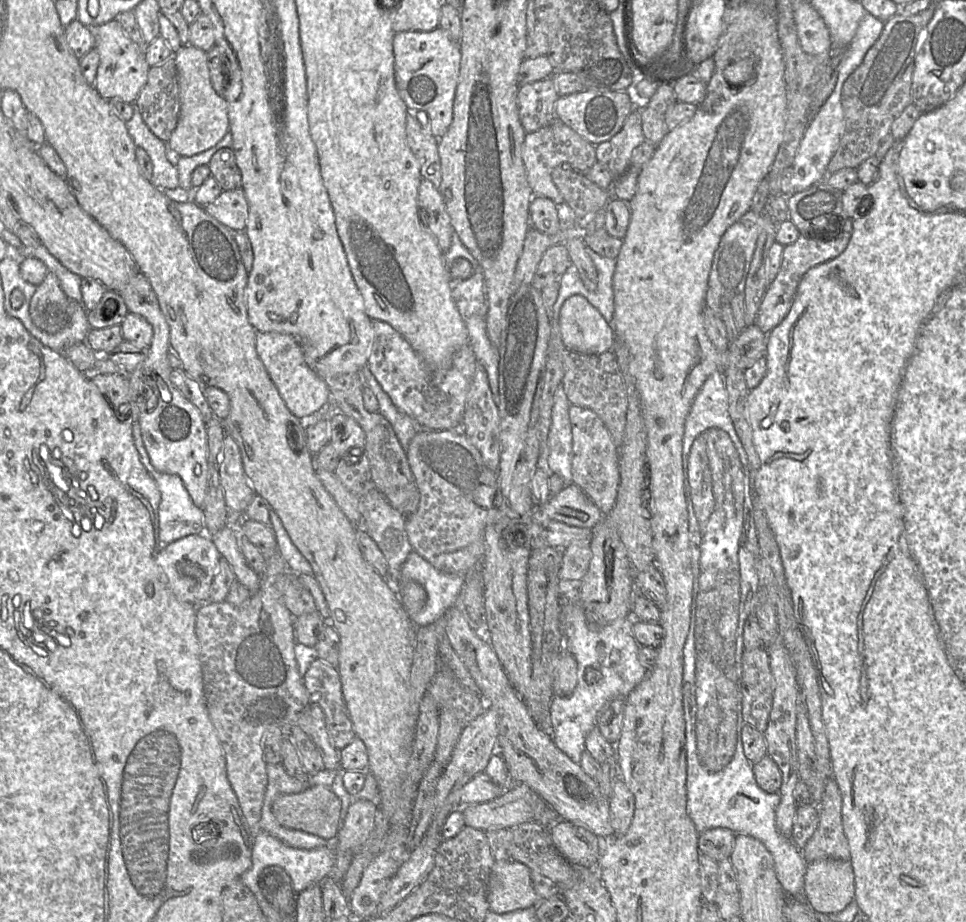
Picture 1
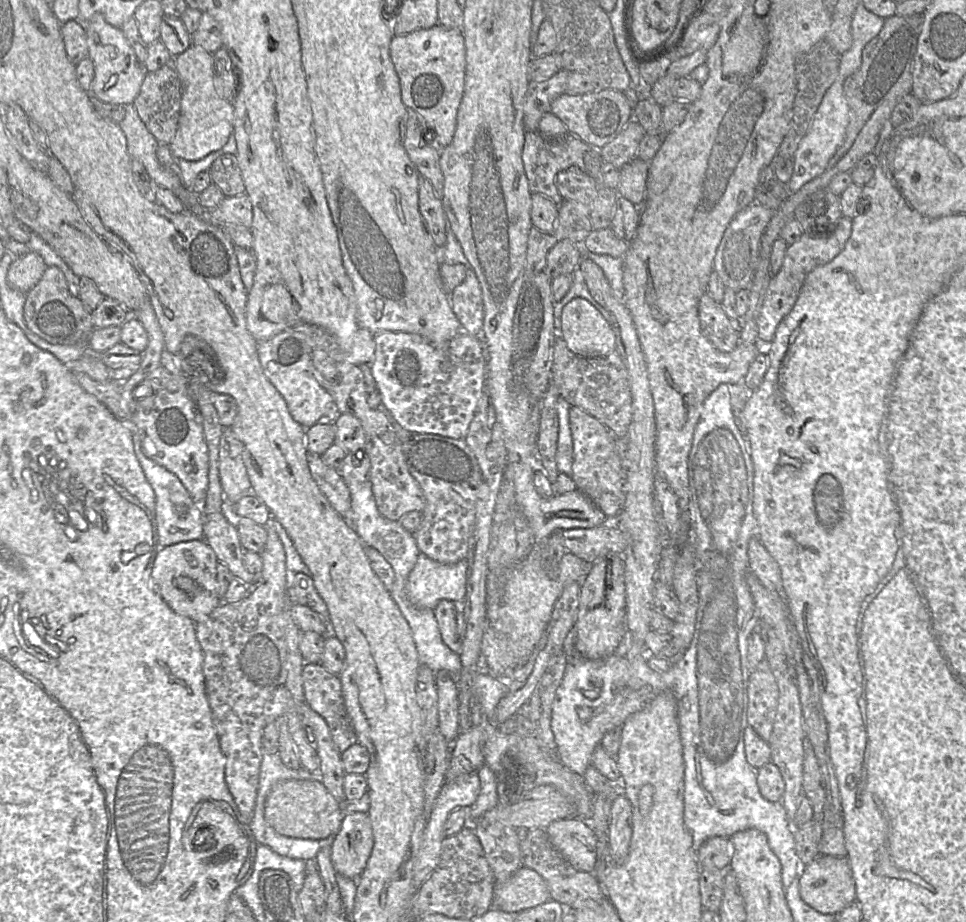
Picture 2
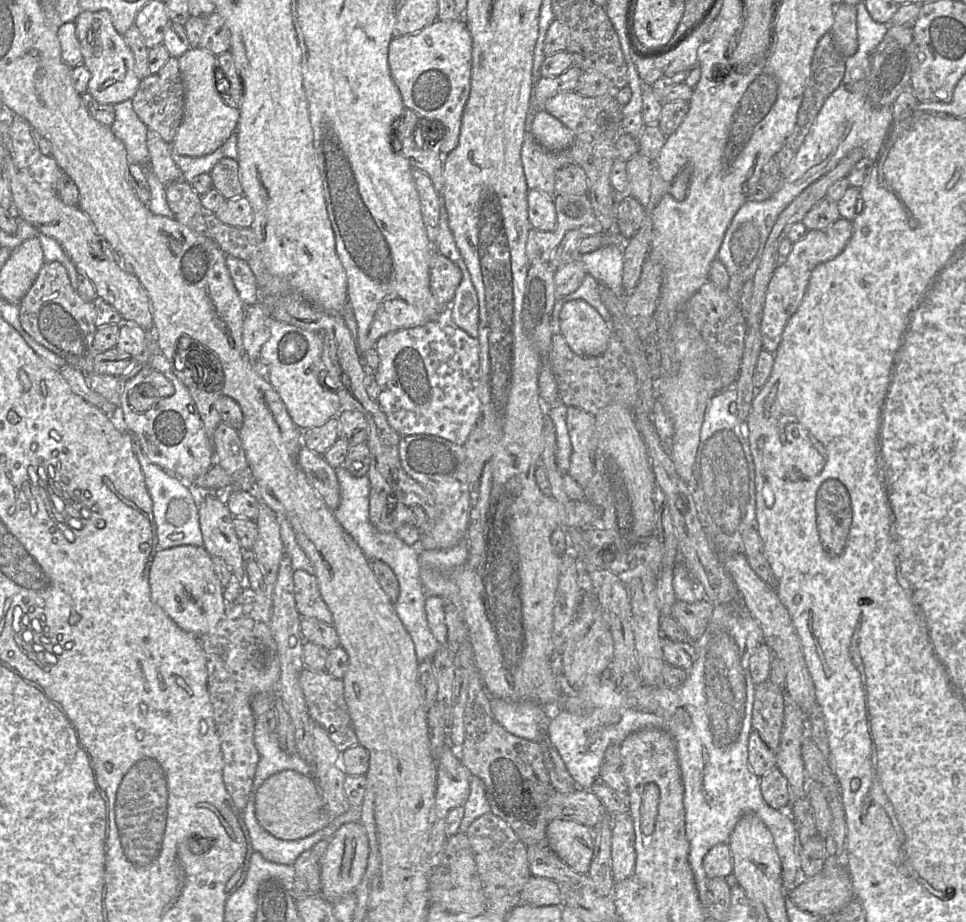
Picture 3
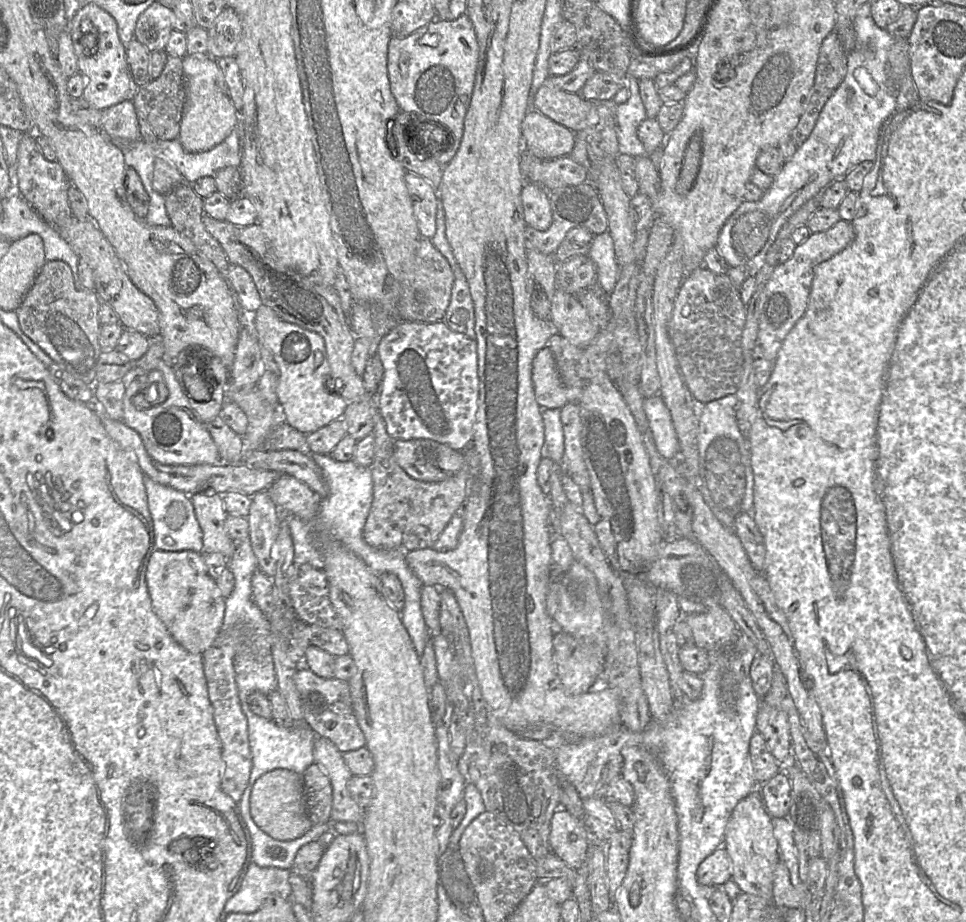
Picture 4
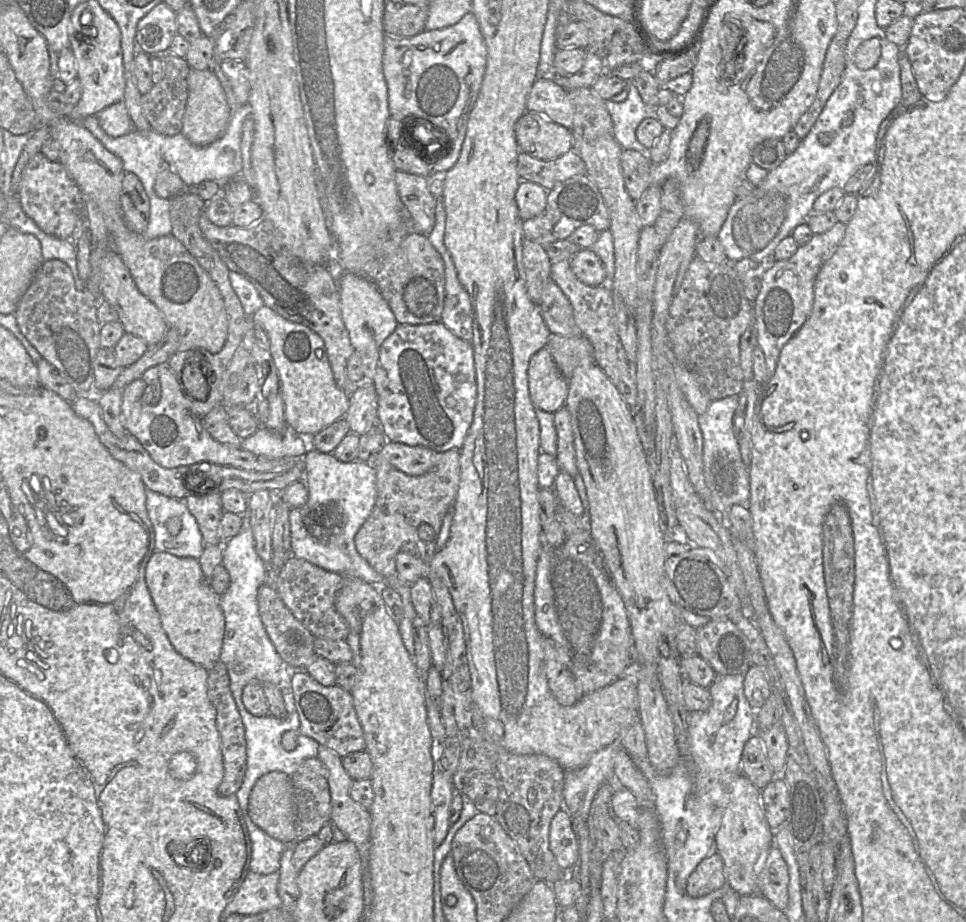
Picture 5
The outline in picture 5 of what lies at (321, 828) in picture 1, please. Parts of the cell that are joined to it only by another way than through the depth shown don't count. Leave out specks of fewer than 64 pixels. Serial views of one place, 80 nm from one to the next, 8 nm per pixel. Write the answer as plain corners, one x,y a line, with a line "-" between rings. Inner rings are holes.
273,771
259,778
250,793
249,816
270,837
284,844
296,842
296,814
291,777
283,772

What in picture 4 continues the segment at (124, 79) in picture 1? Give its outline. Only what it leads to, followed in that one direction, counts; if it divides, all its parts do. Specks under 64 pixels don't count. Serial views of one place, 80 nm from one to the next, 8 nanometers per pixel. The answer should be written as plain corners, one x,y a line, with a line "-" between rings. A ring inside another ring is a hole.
93,3
82,4
69,24
78,72
86,79
82,94
93,108
105,110
124,100
132,99
135,86
126,57
126,47
120,41
115,19

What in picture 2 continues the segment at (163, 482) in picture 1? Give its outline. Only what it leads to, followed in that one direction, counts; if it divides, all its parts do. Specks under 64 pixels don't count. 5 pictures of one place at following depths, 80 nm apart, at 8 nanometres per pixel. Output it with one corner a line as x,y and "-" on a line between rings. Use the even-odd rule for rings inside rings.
134,426
132,431
133,447
147,481
155,493
155,519
159,548
164,548
179,542
204,539
204,513
201,504
190,496
179,478
166,468
147,458
141,450
140,436

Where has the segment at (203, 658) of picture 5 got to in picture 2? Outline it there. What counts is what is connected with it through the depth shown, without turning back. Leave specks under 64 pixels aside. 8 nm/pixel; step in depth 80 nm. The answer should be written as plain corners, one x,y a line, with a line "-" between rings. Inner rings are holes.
204,539
159,548
151,571
154,588
174,612
190,618
195,623
200,622
221,603
217,564
215,552

